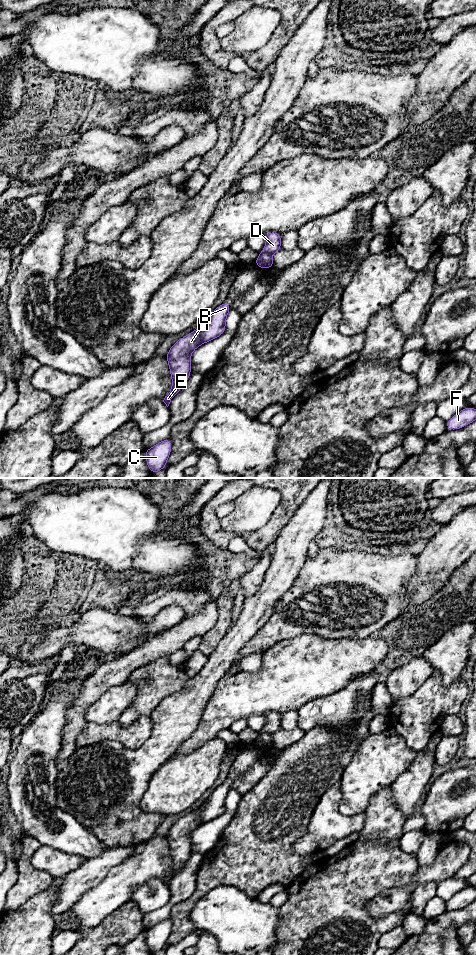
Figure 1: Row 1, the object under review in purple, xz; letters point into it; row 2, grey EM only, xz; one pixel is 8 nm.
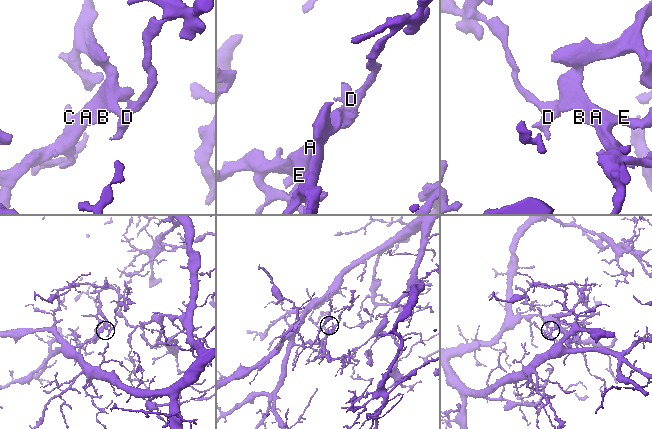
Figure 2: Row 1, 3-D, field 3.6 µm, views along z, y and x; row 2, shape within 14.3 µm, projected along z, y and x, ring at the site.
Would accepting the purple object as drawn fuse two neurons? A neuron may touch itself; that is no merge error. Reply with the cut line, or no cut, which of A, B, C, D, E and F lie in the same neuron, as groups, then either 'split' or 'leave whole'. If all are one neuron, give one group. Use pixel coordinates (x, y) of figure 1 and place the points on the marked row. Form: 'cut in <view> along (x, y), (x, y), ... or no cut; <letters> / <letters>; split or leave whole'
cut in xz along (259, 253), (269, 253), (271, 255); A B C E F / D; split

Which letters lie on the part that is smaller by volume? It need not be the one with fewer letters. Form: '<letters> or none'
D

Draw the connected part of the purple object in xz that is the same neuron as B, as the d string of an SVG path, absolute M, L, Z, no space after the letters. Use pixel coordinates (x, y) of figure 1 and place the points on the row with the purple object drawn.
M224 301L206 321L195 331L175 342L166 355L172 387L163 402L168 407L172 398L186 384L191 374L191 354L200 345L221 336L226 328L226 318L231 310L231 305Z

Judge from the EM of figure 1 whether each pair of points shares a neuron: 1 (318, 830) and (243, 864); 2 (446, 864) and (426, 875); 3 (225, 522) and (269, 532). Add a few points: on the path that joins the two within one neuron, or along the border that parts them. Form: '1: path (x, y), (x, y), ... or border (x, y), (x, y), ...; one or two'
1: border (310, 820), (307, 831), (293, 845), (301, 856); two
2: path (441, 868), (431, 873); one
3: border (273, 512), (262, 526), (239, 535); two

